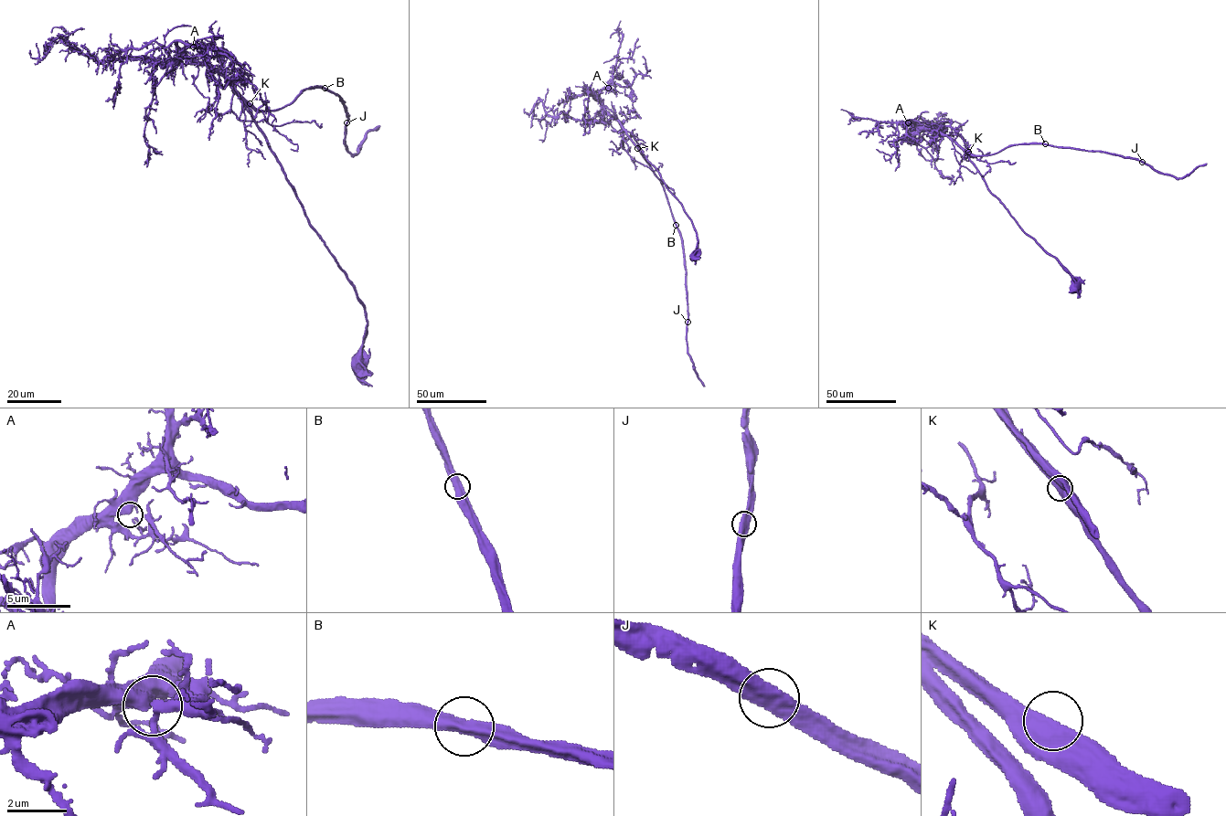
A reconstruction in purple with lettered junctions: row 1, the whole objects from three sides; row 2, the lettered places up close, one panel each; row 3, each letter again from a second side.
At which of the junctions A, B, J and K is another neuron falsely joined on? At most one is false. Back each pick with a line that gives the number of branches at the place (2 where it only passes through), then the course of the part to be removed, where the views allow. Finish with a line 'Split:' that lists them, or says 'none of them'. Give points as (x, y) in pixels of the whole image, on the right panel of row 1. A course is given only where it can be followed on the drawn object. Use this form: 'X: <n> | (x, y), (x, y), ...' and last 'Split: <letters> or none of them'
Split: none of them

